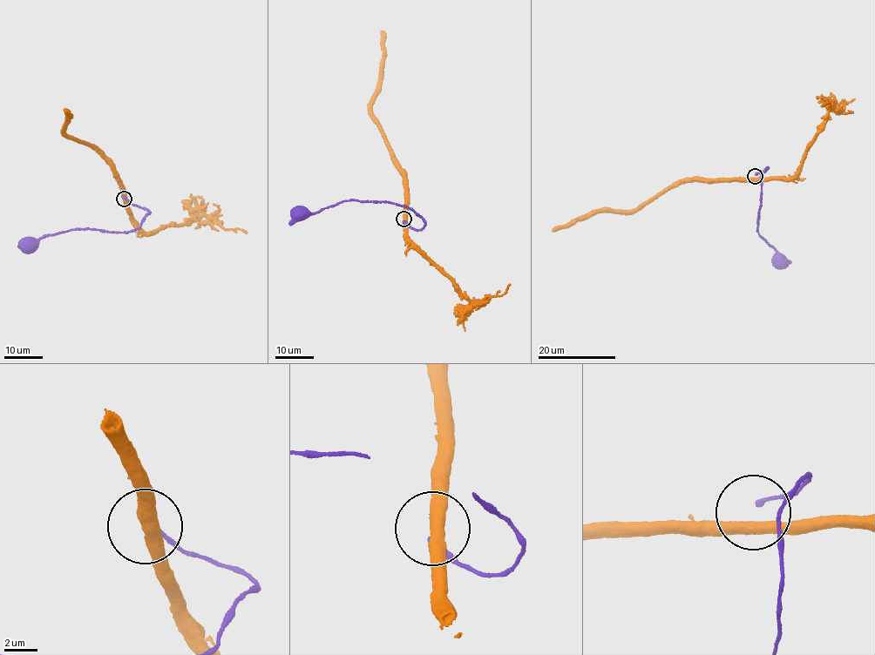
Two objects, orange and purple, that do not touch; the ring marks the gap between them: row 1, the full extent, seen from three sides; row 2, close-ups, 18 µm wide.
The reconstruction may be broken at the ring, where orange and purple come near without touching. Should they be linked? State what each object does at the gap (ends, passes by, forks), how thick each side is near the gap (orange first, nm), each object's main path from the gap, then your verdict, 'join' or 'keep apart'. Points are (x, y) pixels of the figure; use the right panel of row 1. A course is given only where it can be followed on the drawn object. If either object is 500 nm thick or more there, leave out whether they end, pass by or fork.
500/360 nm | orange via (754, 178), (681, 181), (634, 210), (583, 215), (552, 231) | purple via (756, 174), (768, 167), (760, 178), (757, 230), (759, 236), (774, 248), (779, 259) | keep apart

